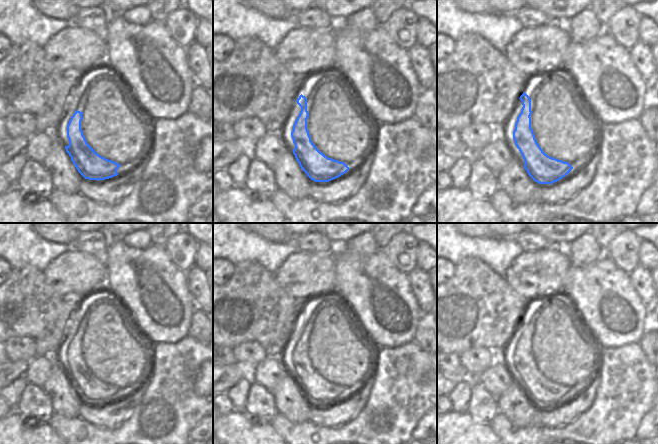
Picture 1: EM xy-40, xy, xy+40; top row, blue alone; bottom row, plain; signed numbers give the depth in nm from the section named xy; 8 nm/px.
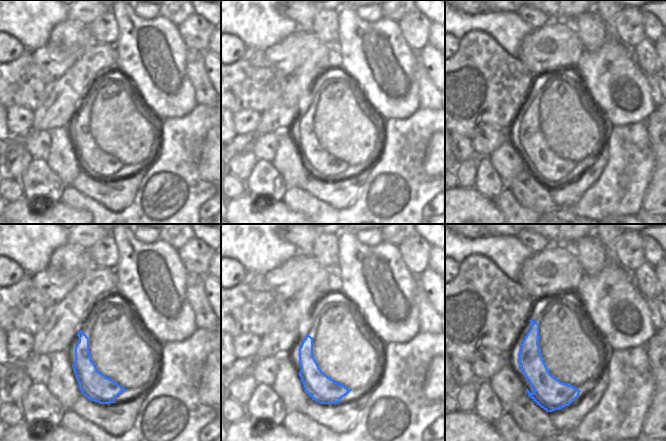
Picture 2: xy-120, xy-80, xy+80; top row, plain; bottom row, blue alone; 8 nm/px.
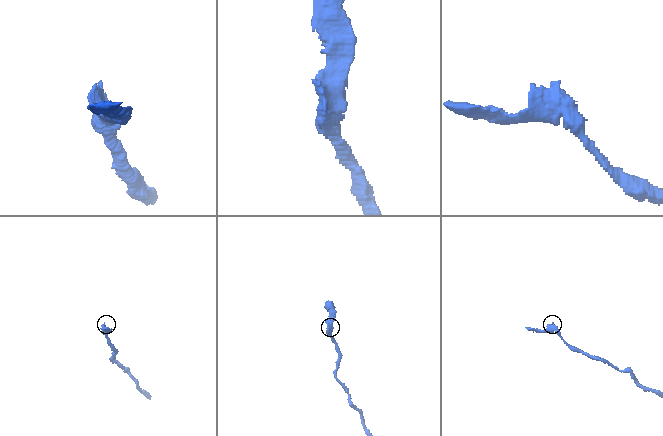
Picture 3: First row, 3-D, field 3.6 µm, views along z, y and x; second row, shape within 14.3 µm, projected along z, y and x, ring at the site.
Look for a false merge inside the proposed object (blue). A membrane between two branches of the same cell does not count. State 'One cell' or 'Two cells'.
Two cells.

